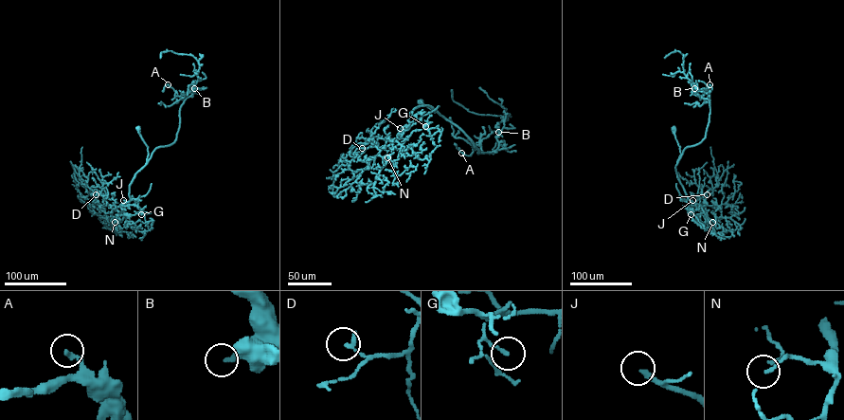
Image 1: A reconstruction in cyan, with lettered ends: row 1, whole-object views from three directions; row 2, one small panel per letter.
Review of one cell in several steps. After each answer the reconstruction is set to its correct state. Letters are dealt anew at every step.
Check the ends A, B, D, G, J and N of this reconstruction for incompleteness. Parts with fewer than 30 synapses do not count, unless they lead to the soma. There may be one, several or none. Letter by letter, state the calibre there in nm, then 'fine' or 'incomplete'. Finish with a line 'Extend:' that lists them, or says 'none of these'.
A: calibre 190 nm; fine
B: calibre 200 nm; fine
D: calibre 180 nm; fine
G: calibre 160 nm; fine
J: calibre 220 nm; incomplete
N: calibre 80 nm; fine
Extend: J

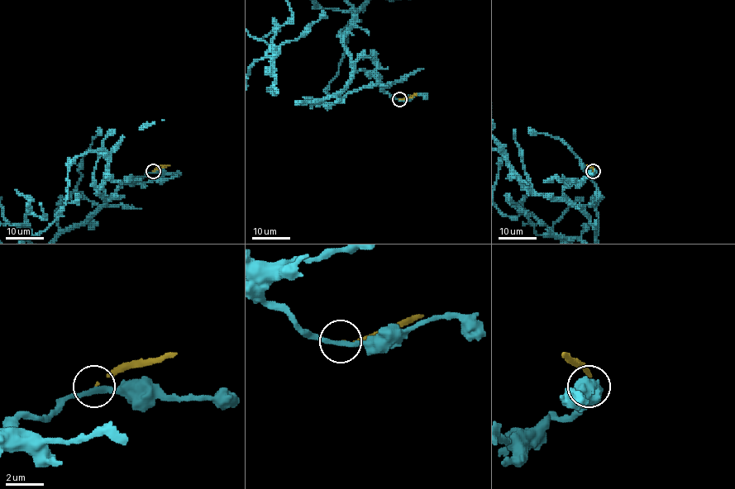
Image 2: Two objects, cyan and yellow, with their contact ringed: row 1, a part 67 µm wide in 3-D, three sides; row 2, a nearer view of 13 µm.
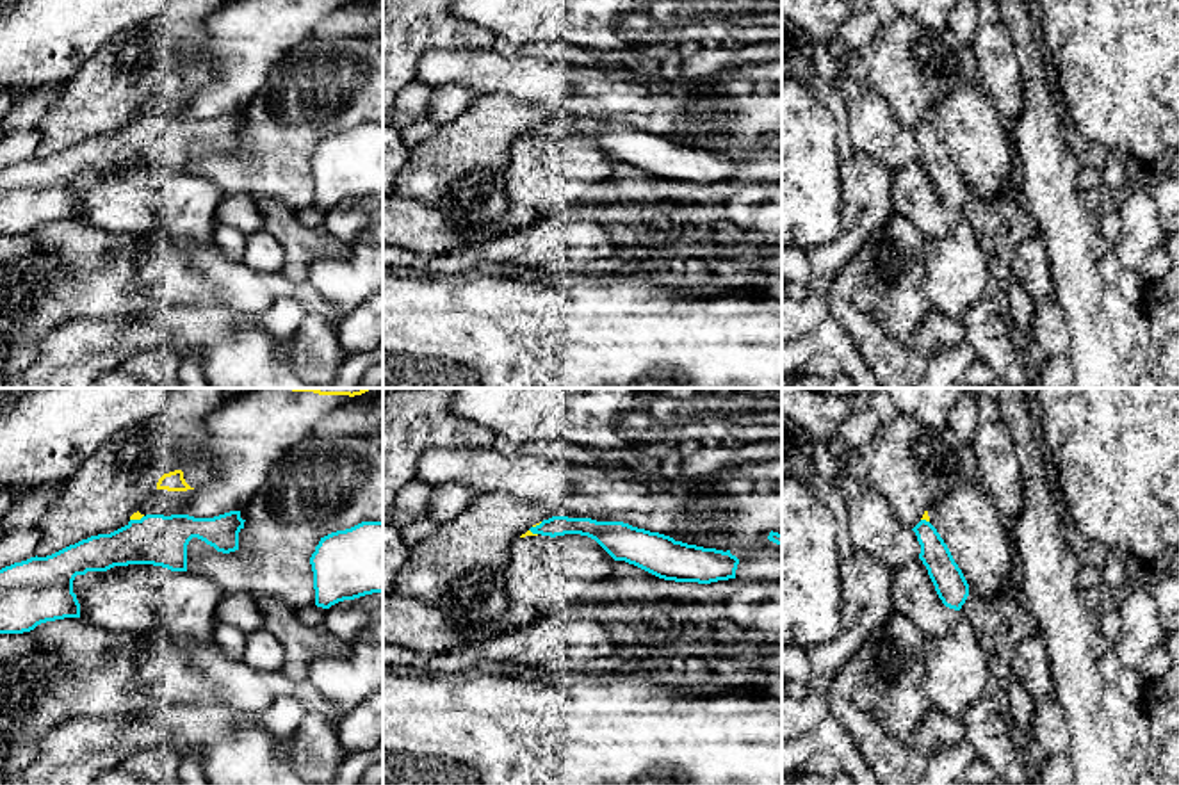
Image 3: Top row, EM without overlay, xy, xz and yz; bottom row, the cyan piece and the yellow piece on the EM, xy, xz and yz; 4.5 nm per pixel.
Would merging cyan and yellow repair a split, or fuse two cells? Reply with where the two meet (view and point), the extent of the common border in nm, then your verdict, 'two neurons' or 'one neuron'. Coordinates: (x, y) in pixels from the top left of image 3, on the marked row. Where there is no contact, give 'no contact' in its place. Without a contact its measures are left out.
meets cyan in xy at (136, 520); contact 70 nm long; two neurons

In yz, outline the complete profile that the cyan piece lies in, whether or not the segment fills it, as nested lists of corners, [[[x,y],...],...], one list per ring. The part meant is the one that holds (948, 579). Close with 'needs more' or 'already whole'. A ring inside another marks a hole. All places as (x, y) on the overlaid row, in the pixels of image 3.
[[[921,520],[914,529],[921,545],[919,559],[928,570],[942,603],[960,611],[969,596],[969,584],[937,529]]]; already whole

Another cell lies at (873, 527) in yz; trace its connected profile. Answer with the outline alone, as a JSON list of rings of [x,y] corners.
[[[842,470],[835,475],[833,486],[850,513],[850,538],[857,548],[892,570],[919,557],[915,532],[894,518],[883,497]]]

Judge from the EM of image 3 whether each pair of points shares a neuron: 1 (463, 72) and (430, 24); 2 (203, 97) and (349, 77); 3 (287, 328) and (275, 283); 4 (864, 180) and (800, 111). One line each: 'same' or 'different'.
1: different
2: different
3: different
4: different

